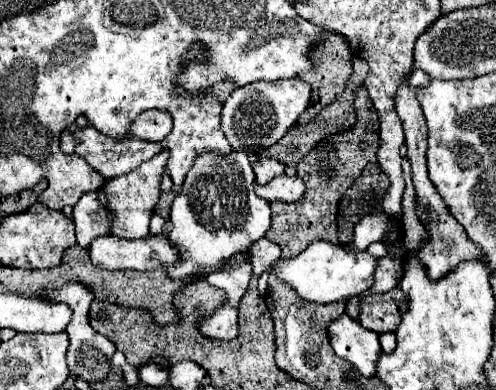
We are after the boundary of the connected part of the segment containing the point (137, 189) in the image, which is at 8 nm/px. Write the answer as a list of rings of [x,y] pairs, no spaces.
[[[162,150],[158,156],[136,168],[136,172],[128,172],[124,176],[112,178],[98,190],[98,200],[102,208],[108,208],[108,212],[112,214],[112,226],[110,226],[112,236],[136,240],[148,234],[148,224],[160,196],[160,174],[166,170],[166,160],[168,160],[168,152]]]

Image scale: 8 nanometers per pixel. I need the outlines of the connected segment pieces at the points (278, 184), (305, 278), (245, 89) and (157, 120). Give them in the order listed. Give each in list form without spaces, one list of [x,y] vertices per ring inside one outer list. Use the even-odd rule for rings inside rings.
[[[278,176],[274,178],[270,184],[266,186],[258,186],[254,184],[256,188],[256,194],[264,200],[282,200],[282,202],[296,202],[302,198],[306,186],[304,186],[304,180],[300,180],[298,176]]]
[[[314,242],[310,244],[298,258],[294,260],[278,260],[272,270],[266,270],[258,281],[258,291],[265,293],[270,272],[276,272],[278,278],[286,280],[300,298],[318,302],[318,304],[330,304],[336,300],[348,300],[356,294],[364,294],[374,284],[374,272],[378,268],[378,258],[374,258],[370,252],[362,252],[356,248],[346,246],[332,246],[330,242]]]
[[[302,78],[252,82],[232,92],[230,98],[224,102],[222,132],[228,138],[230,146],[236,150],[248,150],[260,146],[267,148],[270,144],[276,144],[288,132],[288,128],[296,124],[298,116],[306,110],[308,102],[310,102],[310,86]]]
[[[144,110],[130,126],[132,138],[164,142],[172,130],[172,116],[162,110]]]

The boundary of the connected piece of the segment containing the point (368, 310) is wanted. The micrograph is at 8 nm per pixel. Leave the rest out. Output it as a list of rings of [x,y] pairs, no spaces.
[[[394,288],[394,292],[388,290],[384,294],[366,294],[360,302],[358,322],[378,334],[394,332],[400,324],[400,316],[408,308],[406,298],[408,296],[400,288]]]

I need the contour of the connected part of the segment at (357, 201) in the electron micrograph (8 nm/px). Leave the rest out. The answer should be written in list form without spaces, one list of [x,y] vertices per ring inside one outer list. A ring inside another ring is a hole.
[[[368,164],[360,178],[356,178],[356,182],[344,192],[336,218],[340,244],[348,244],[352,240],[354,226],[362,216],[382,212],[382,198],[388,186],[388,176],[376,164]]]

